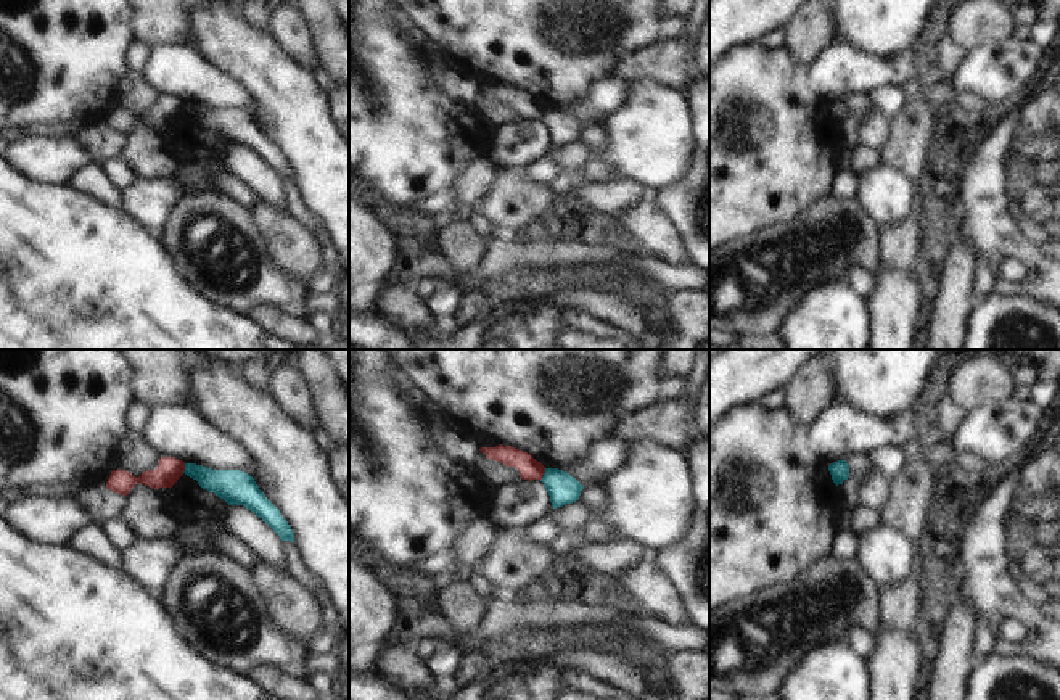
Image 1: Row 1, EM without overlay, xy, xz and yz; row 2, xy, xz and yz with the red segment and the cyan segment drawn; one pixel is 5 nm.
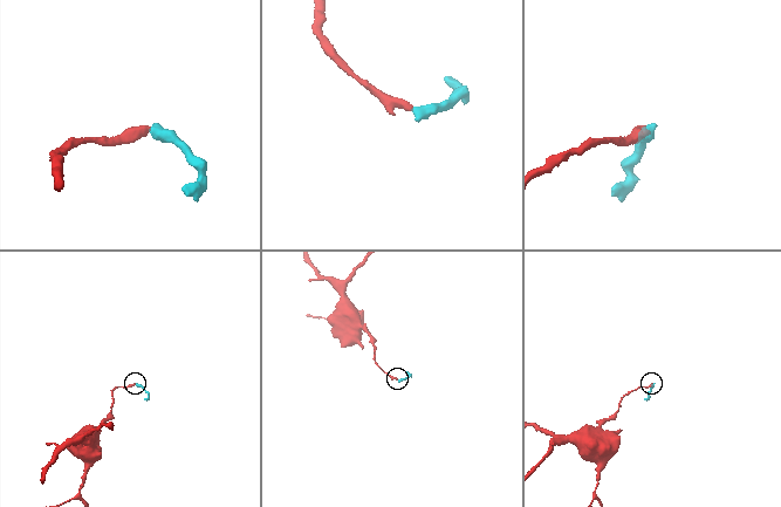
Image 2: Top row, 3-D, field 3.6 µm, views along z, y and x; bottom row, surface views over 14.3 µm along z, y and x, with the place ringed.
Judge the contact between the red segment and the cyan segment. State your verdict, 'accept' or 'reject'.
reject

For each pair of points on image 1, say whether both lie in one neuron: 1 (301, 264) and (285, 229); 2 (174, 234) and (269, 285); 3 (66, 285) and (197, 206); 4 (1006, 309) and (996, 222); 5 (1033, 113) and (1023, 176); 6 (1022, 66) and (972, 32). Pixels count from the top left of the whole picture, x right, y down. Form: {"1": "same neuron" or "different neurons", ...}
{"1": "same neuron", "2": "same neuron", "3": "different neurons", "4": "different neurons", "5": "same neuron", "6": "different neurons"}

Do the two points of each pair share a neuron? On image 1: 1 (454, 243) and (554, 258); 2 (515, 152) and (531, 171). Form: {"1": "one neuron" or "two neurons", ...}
{"1": "two neurons", "2": "two neurons"}

